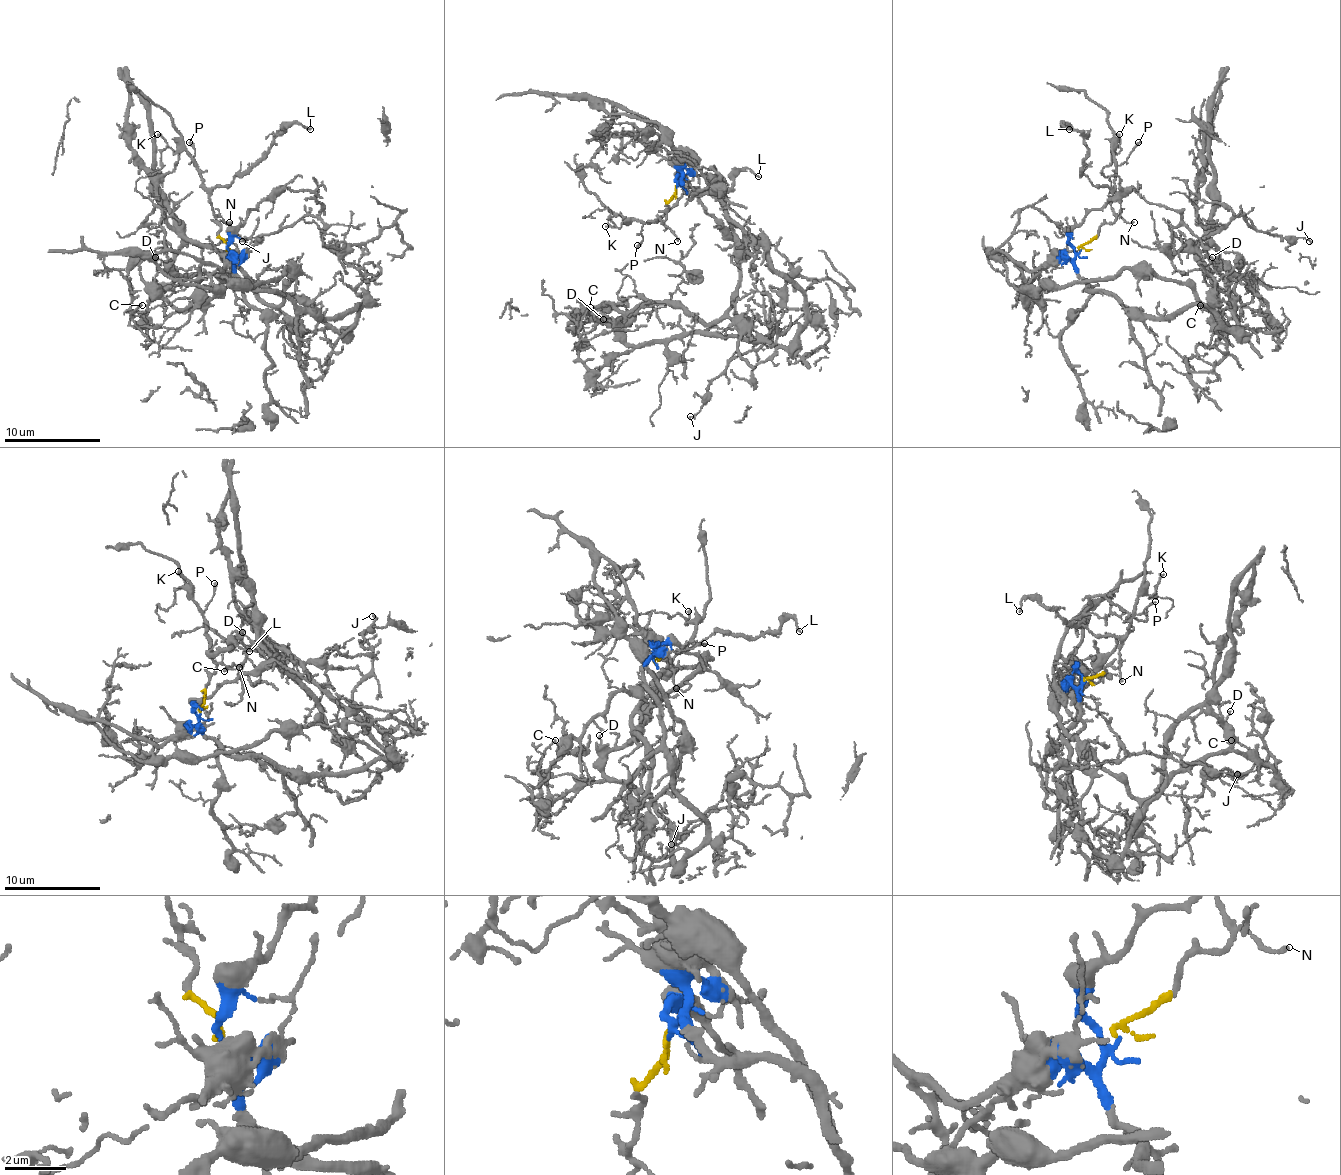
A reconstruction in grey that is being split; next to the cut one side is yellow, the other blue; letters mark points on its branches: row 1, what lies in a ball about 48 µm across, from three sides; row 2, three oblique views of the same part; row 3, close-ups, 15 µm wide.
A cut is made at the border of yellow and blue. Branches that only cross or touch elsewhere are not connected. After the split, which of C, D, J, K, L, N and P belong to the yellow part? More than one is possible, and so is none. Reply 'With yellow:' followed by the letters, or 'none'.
With yellow: K, L, N, P

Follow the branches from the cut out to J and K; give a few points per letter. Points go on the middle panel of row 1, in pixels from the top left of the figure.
J: (677, 186), (711, 193), (804, 296), (814, 321), (802, 309), (773, 306), (771, 335), (727, 364), (689, 417)
K: (677, 186), (667, 203), (662, 222), (658, 217), (650, 222), (631, 219), (605, 227)

